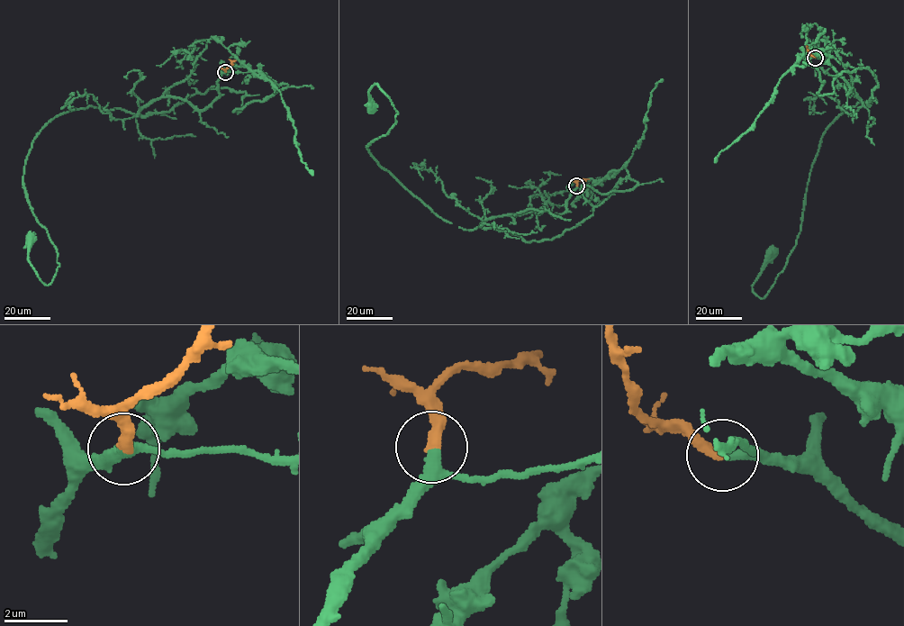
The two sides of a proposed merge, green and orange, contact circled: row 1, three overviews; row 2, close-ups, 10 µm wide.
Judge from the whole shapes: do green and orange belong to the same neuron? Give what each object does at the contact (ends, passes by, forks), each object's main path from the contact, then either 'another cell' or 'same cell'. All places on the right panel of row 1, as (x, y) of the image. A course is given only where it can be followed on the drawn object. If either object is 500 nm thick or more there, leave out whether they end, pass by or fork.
green passes by; orange ends; course green (816, 58), (847, 95), (850, 85), (872, 102), (822, 136), (795, 247), (761, 298), (753, 285), (772, 254); course orange (815, 58), (810, 55), (807, 45); same cell

